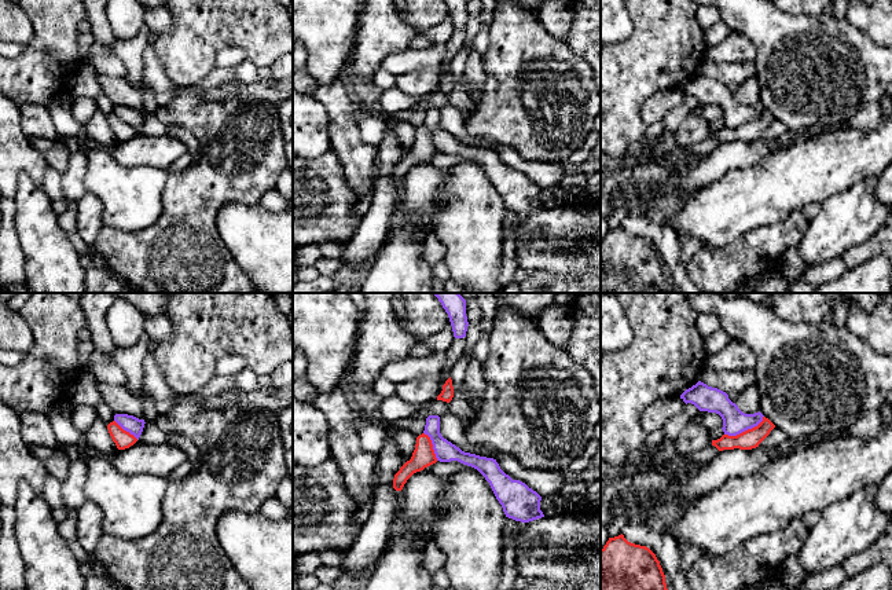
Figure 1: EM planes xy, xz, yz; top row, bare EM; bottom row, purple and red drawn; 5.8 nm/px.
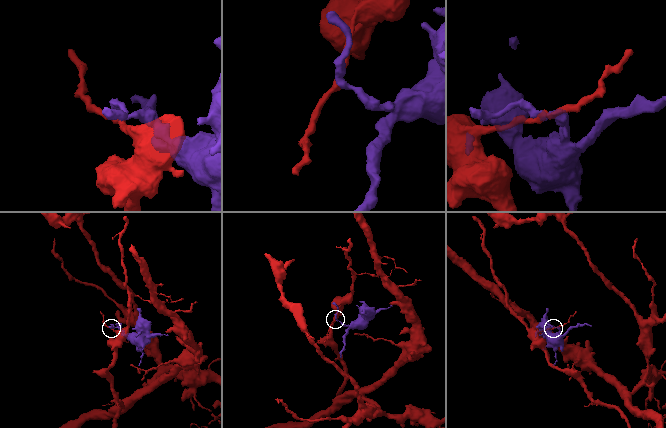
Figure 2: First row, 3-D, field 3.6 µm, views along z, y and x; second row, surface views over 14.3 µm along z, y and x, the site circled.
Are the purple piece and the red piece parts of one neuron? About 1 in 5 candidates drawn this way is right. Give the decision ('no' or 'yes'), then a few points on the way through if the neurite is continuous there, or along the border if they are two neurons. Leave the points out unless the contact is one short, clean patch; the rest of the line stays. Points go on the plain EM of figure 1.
no; border along yz (763, 107), (756, 117), (736, 127), (725, 127)

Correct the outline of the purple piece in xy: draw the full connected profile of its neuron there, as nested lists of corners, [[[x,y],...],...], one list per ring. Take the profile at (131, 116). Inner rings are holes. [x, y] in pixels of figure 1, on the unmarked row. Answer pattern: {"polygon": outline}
{"polygon": [[[115,106],[114,113],[126,124],[133,127],[137,132],[143,124],[144,120],[144,111],[139,111],[133,107],[128,106]]]}

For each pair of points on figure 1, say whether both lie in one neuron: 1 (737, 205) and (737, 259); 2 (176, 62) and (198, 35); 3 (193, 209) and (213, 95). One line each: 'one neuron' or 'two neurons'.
1: two neurons
2: one neuron
3: two neurons

